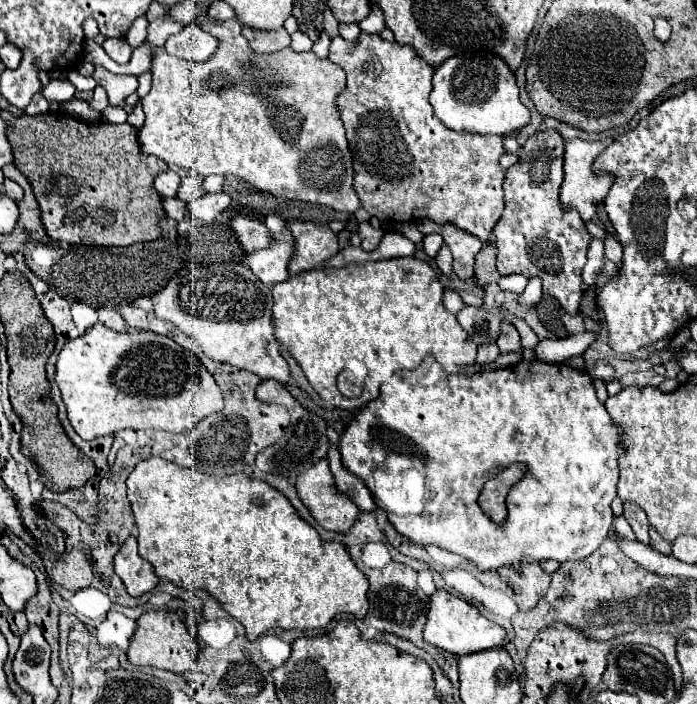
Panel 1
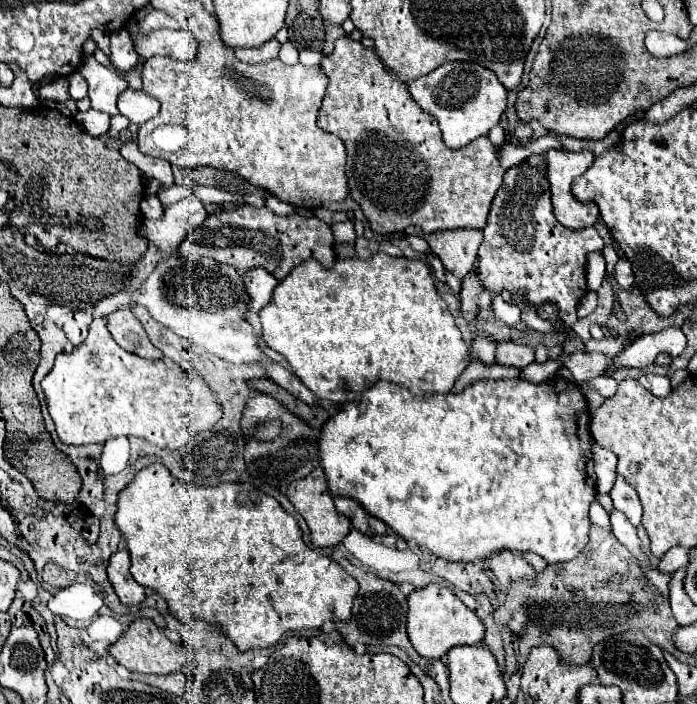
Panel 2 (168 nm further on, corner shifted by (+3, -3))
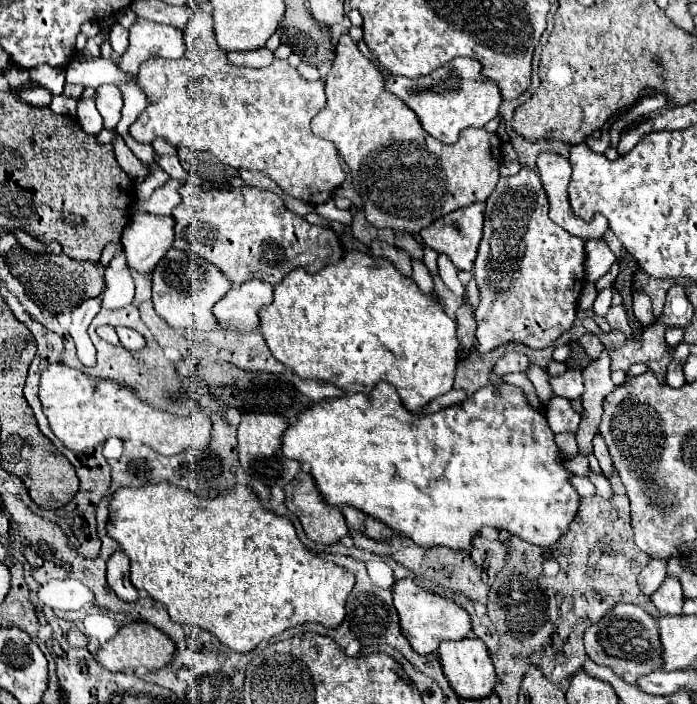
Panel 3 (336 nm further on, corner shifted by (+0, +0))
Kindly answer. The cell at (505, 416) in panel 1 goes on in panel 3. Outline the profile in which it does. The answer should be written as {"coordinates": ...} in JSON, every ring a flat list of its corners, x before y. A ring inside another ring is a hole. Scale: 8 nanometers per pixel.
{"coordinates":[[378,383,372,389,372,393,368,393,368,395,352,393,352,395,344,395,344,397,322,399,318,403,310,403,308,409,298,413,298,419,286,427,286,431,282,435,282,453,290,459,296,459,298,463,310,465,310,475,314,477,314,483,316,483,322,499,328,505,356,507,356,509,364,511,366,515,382,521,392,531,398,531,406,537,410,537,420,547,446,545,450,549,470,549,472,537,480,531,480,527,488,525,494,529,508,529,512,535,518,535,520,539,524,539,532,545,550,549,550,547,554,547,558,537,568,531,568,523,574,519,574,515,578,511,578,493,568,481,572,473,566,471,560,463,560,451,554,443,554,433,548,427,546,415,534,411,526,403,522,391,512,385,502,385,498,389,494,389,492,385,486,385,486,387,478,389,472,397,464,399,462,403,456,403,456,405,442,409,438,413,432,413,432,415,416,415,416,413,406,411,398,399,398,393,394,391,394,387,390,383]]}

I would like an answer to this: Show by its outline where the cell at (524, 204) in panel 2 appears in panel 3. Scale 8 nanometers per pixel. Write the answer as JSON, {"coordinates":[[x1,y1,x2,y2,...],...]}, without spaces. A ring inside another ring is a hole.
{"coordinates":[[522,167,514,177,500,177,496,189,486,201,484,235,474,259,472,275,478,283,480,305,474,309,478,353,486,355,506,343,522,343,530,349,550,347,576,319,576,301,586,283,584,241,572,237,548,219,548,201,536,169]]}

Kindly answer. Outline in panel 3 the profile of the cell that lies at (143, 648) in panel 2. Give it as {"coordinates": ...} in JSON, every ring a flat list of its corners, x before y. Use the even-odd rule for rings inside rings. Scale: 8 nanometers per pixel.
{"coordinates":[[136,621,136,623,126,623,118,629,118,633,106,641,96,653,94,653,94,659,98,659,98,663,106,669,106,671,112,671,112,673,118,673,118,671,134,671,138,667,144,667,148,671,158,671,162,667,166,667,172,657,174,657,174,643,168,635,164,635,160,629,156,629,154,625,148,625,148,623,142,623,142,621]]}

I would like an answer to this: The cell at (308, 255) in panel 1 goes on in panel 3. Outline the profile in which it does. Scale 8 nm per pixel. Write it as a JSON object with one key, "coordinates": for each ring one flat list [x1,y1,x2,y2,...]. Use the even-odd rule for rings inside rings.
{"coordinates":[[184,183,180,187,182,201,174,207,174,247,190,251,218,267,232,285,260,279,278,285,286,273,302,267,316,273,326,265,338,263,344,255,340,237,322,225,310,225,304,217,286,209,284,201,272,193,250,185,242,189,202,189]]}

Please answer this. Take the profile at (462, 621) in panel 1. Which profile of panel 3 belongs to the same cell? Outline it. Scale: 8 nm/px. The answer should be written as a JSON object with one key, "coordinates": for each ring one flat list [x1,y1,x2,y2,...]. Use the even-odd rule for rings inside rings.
{"coordinates":[[400,579,400,581,394,583,392,603,394,603,394,607,398,611,398,617,400,617,402,635,408,639,410,647,414,647,414,651,420,653,420,655,436,653,436,649,442,641,446,641,446,639,458,641,458,639,468,637,470,631,472,631,470,615,462,607,458,607,450,599,428,593,426,589,418,587,412,579]]}

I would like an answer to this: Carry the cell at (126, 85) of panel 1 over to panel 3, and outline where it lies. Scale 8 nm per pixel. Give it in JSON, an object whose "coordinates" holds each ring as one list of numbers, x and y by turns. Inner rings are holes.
{"coordinates":[[102,85,96,91,96,109,104,119,104,129,114,129,120,121,122,111,122,93,116,85]]}

